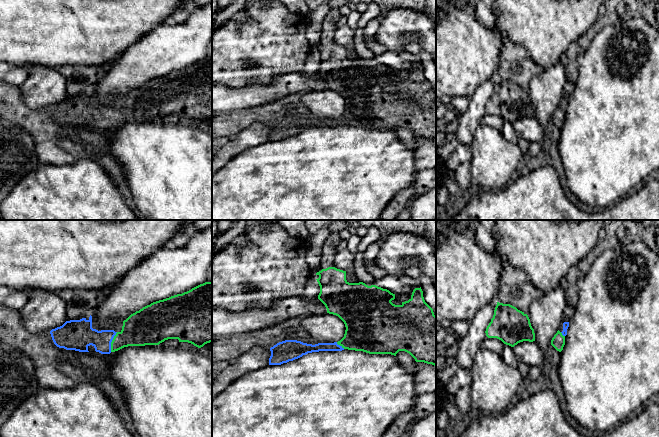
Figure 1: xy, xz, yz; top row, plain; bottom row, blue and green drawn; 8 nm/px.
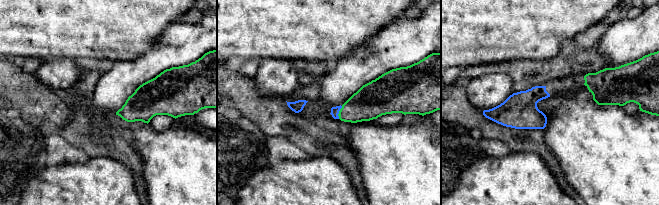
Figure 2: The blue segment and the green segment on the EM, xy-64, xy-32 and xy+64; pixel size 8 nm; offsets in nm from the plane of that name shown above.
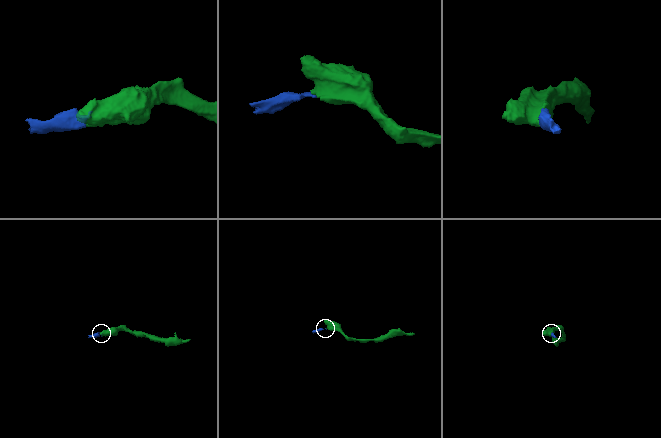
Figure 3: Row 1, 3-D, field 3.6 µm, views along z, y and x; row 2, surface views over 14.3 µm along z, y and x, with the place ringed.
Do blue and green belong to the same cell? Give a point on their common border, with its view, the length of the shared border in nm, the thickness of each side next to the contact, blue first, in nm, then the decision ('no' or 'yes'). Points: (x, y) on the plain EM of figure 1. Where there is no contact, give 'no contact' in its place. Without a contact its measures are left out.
xy (111, 117) | 170 nm | 200/280 nm | yes

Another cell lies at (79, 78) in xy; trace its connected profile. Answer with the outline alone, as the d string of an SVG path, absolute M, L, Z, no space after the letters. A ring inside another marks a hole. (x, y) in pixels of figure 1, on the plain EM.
M65 65L57 67L66 79L67 95L91 91L106 75L105 66Z

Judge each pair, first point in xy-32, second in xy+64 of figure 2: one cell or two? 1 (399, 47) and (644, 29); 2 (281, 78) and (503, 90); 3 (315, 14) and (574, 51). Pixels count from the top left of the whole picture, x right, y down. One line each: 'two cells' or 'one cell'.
1: one cell
2: one cell
3: two cells

